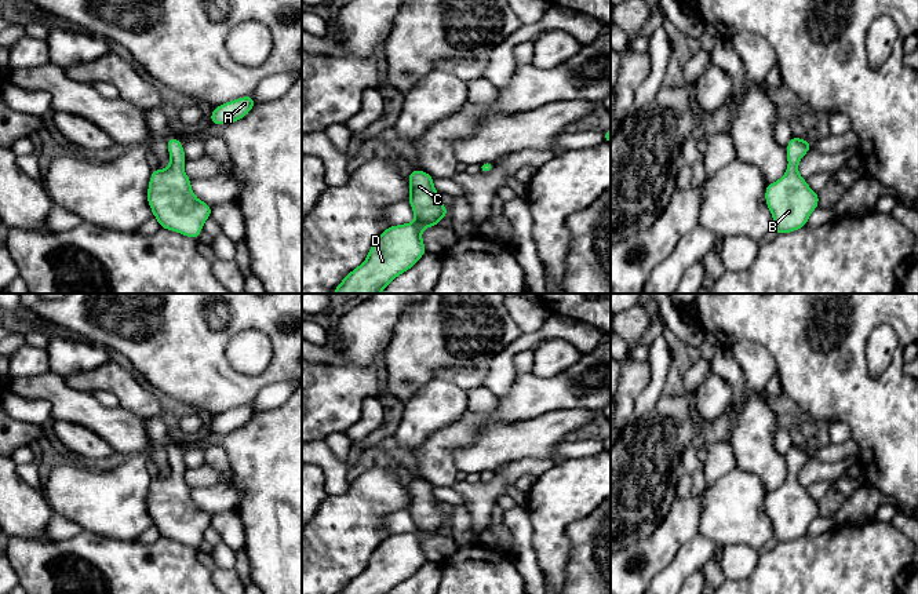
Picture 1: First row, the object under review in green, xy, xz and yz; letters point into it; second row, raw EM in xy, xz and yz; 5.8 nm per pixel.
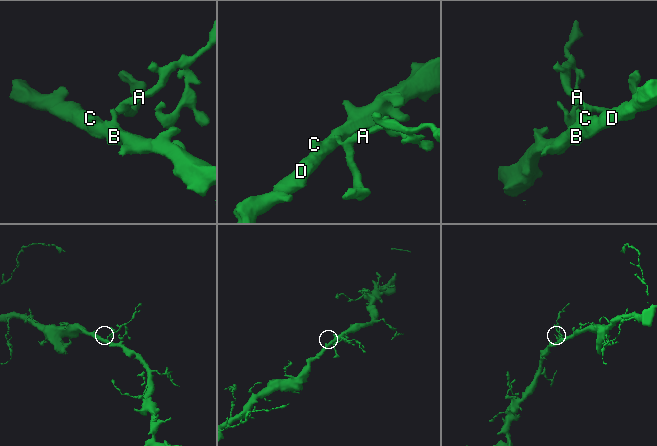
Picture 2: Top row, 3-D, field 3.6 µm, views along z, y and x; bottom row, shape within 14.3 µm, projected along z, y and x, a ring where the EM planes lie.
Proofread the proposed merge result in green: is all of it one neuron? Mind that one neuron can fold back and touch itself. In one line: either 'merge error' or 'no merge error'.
no merge error

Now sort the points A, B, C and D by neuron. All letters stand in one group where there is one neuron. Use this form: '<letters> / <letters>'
A B C D

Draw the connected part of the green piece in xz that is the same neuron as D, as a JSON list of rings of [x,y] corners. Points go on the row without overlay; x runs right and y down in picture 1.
[[[412,478],[409,488],[409,514],[415,522],[411,532],[386,536],[374,550],[367,568],[353,577],[339,594],[389,594],[427,561],[422,539],[438,535],[448,524],[440,502],[433,493],[434,484]]]

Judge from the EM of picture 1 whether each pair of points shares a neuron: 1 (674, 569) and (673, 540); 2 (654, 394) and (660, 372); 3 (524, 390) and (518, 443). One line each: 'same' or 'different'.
1: different
2: same
3: different

